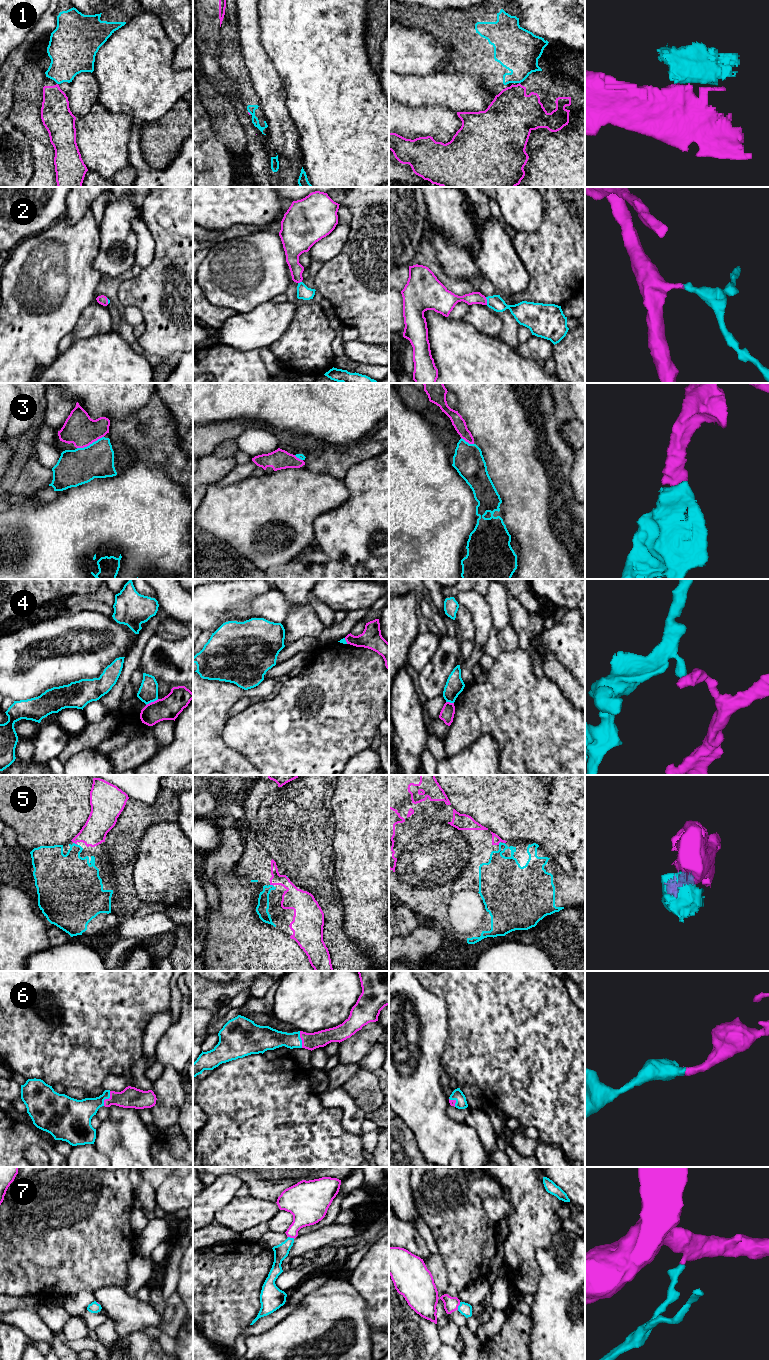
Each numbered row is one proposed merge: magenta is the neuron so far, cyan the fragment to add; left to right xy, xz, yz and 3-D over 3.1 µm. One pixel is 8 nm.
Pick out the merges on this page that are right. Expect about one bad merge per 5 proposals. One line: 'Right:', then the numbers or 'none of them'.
Right: 2, 3, 5, 6, 7

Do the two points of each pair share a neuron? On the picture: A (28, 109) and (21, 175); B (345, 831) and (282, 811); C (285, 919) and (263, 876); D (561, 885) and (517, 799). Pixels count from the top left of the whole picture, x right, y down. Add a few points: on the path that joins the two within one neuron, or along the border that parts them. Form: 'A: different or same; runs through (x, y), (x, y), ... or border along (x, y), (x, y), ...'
A: different; border along (15, 128), (28, 140), (30, 155), (33, 158)
B: different; border along (333, 818), (334, 851)
C: same; runs through (277, 908), (274, 905), (273, 890), (270, 887)
D: different; border along (504, 839), (528, 840)

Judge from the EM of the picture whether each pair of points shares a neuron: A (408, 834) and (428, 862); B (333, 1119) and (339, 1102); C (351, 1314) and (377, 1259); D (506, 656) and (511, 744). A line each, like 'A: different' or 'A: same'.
A: different
B: different
C: different
D: same

